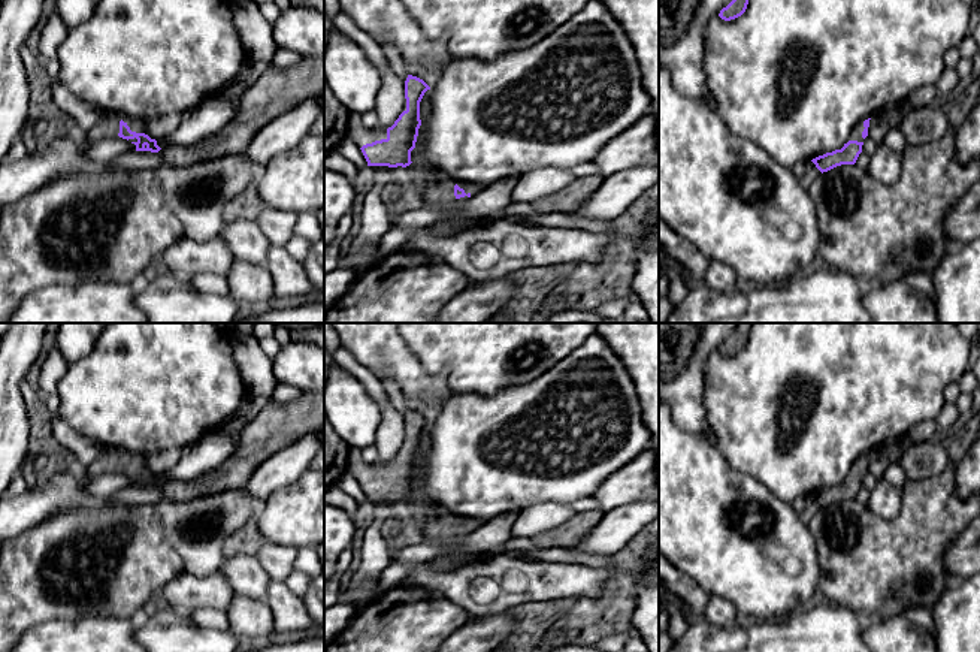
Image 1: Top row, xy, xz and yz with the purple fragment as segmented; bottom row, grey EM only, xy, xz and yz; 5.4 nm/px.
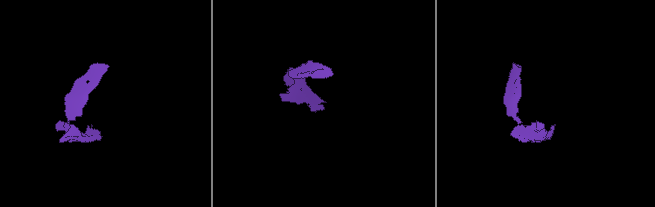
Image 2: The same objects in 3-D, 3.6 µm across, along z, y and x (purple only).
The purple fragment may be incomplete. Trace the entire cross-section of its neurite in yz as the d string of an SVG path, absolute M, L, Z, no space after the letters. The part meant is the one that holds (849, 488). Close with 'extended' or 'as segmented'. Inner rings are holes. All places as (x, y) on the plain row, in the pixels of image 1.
M862 453L852 465L847 477L841 485L826 488L813 493L811 496L823 508L841 499L855 499L862 488L863 476L868 473L871 453Z; extended

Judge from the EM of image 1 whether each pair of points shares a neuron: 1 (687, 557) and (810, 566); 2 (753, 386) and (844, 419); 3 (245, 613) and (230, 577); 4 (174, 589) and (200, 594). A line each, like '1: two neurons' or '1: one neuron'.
1: one neuron
2: one neuron
3: one neuron
4: one neuron

